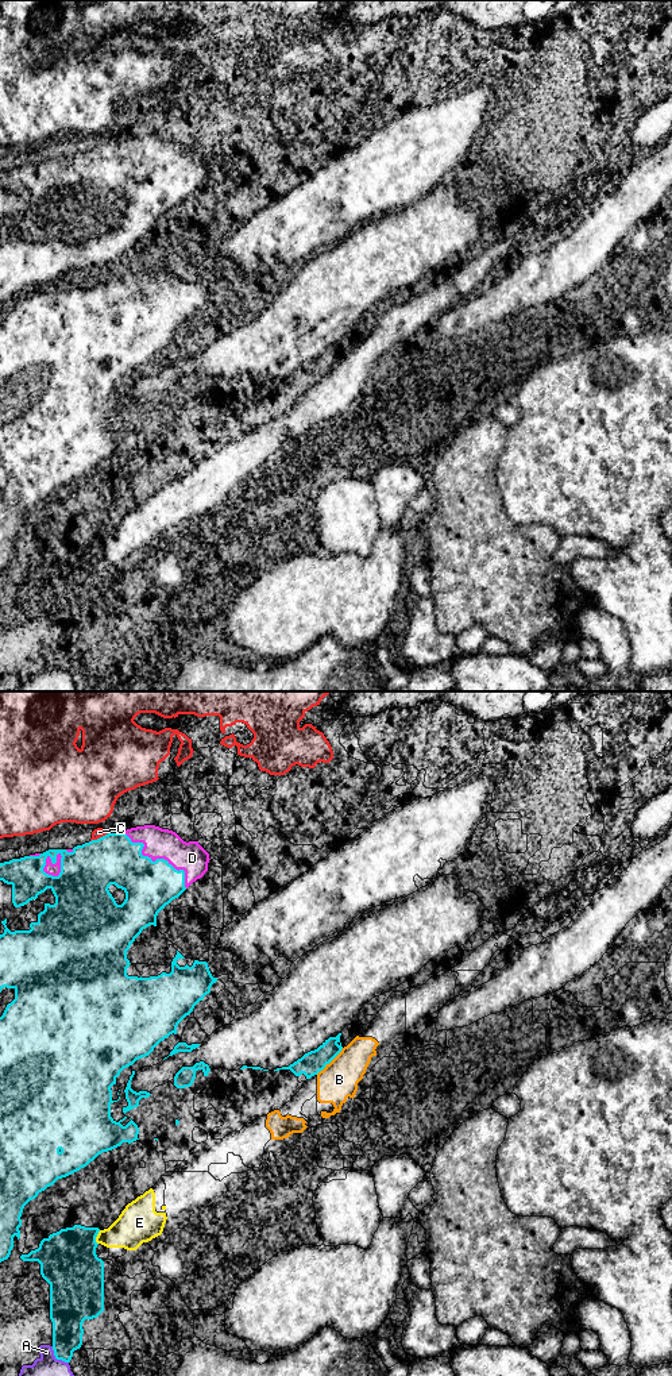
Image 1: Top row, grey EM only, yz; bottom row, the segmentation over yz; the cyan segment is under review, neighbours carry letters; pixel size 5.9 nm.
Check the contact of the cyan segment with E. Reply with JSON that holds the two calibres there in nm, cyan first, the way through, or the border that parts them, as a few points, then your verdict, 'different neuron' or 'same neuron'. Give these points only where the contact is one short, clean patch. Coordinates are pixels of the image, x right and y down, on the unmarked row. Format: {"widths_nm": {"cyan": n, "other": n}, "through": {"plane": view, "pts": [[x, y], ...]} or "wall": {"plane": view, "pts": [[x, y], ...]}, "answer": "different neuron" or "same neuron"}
{"widths_nm": {"cyan": 340, "other": 220}, "answer": "different neuron"}

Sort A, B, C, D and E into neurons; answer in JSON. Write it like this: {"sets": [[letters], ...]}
{"sets": [["A"], ["B", "E"], ["C"], ["D"]]}

